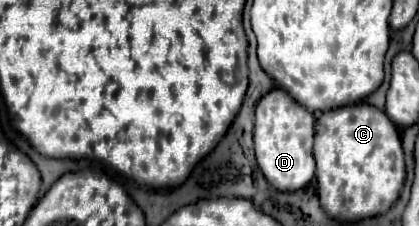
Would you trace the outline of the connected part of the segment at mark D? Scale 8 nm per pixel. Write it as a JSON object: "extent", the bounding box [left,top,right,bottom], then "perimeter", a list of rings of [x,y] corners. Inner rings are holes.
{"extent":[255,89,315,191],"perimeter":[[[283,89],[269,91],[255,111],[255,155],[265,179],[277,187],[277,191],[297,191],[305,187],[315,175],[313,159],[313,133],[315,117],[301,107]]]}

